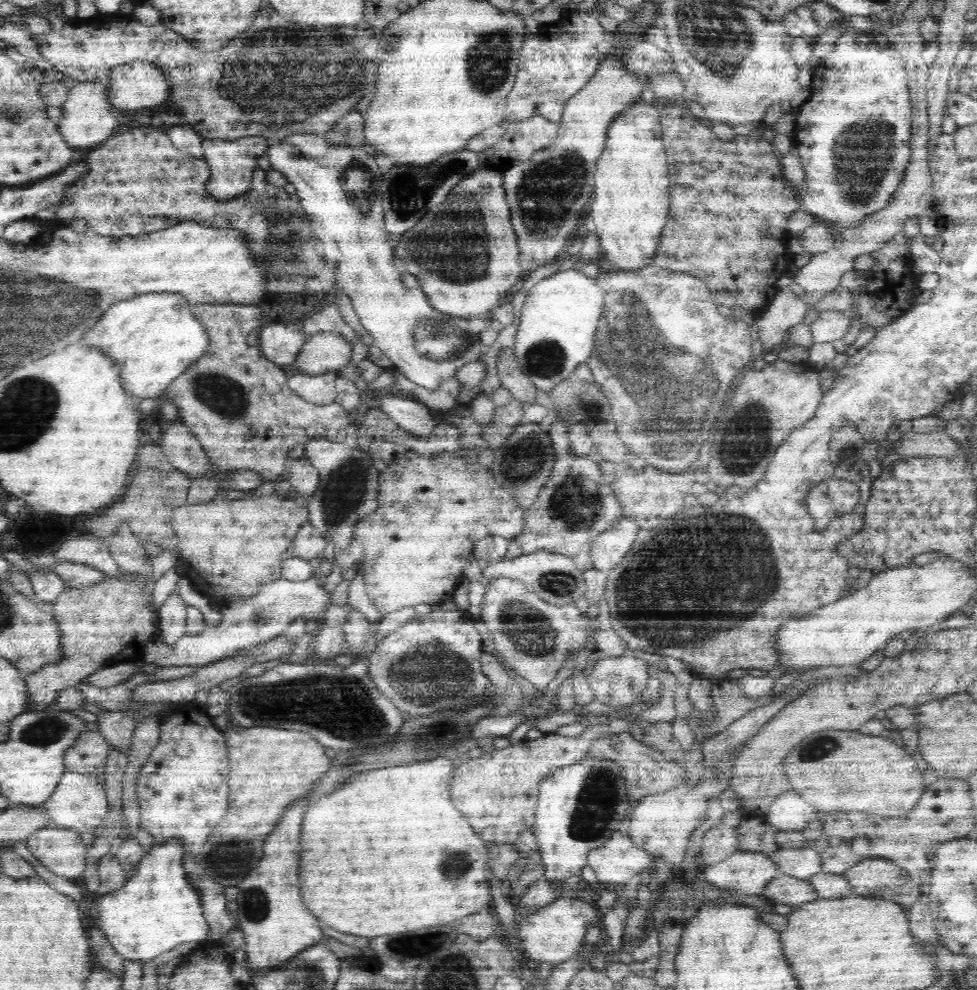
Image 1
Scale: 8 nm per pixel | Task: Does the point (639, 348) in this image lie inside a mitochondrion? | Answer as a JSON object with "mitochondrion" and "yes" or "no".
{"mitochondrion":"yes"}

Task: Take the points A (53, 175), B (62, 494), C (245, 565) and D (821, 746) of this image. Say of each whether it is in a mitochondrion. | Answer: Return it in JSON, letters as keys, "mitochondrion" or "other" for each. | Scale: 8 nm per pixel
{"A":"other","B":"other","C":"other","D":"mitochondrion"}

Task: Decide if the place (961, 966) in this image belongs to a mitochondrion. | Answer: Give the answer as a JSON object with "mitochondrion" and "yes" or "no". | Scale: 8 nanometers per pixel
{"mitochondrion":"no"}

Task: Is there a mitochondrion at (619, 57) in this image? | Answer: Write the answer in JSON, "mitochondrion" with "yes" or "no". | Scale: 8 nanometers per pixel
{"mitochondrion":"no"}

